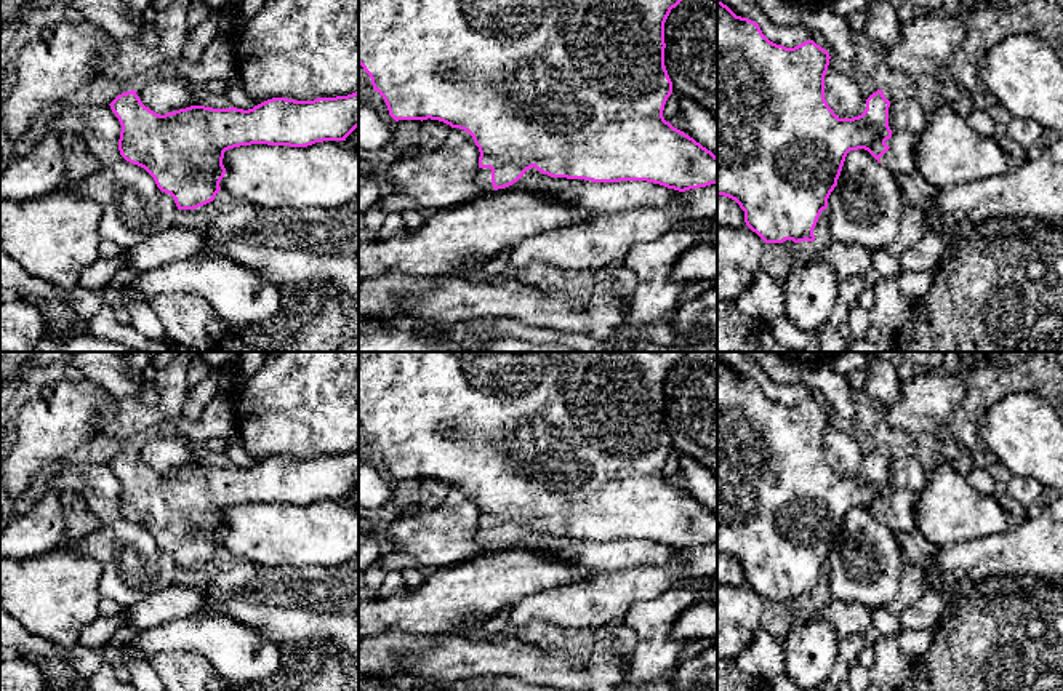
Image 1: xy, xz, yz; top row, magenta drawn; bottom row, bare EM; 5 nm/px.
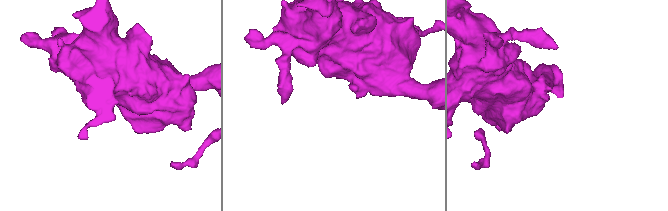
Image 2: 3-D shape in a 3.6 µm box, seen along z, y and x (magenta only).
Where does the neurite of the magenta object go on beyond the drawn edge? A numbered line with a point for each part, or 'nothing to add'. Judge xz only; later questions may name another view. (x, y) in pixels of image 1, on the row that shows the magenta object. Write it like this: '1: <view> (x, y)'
1: xz (482, 175)

